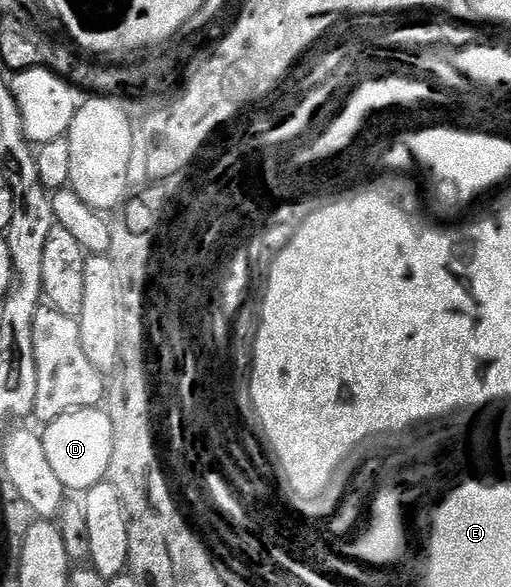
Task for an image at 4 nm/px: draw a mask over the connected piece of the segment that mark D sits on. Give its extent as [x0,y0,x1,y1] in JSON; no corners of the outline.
[41,406,118,492]

